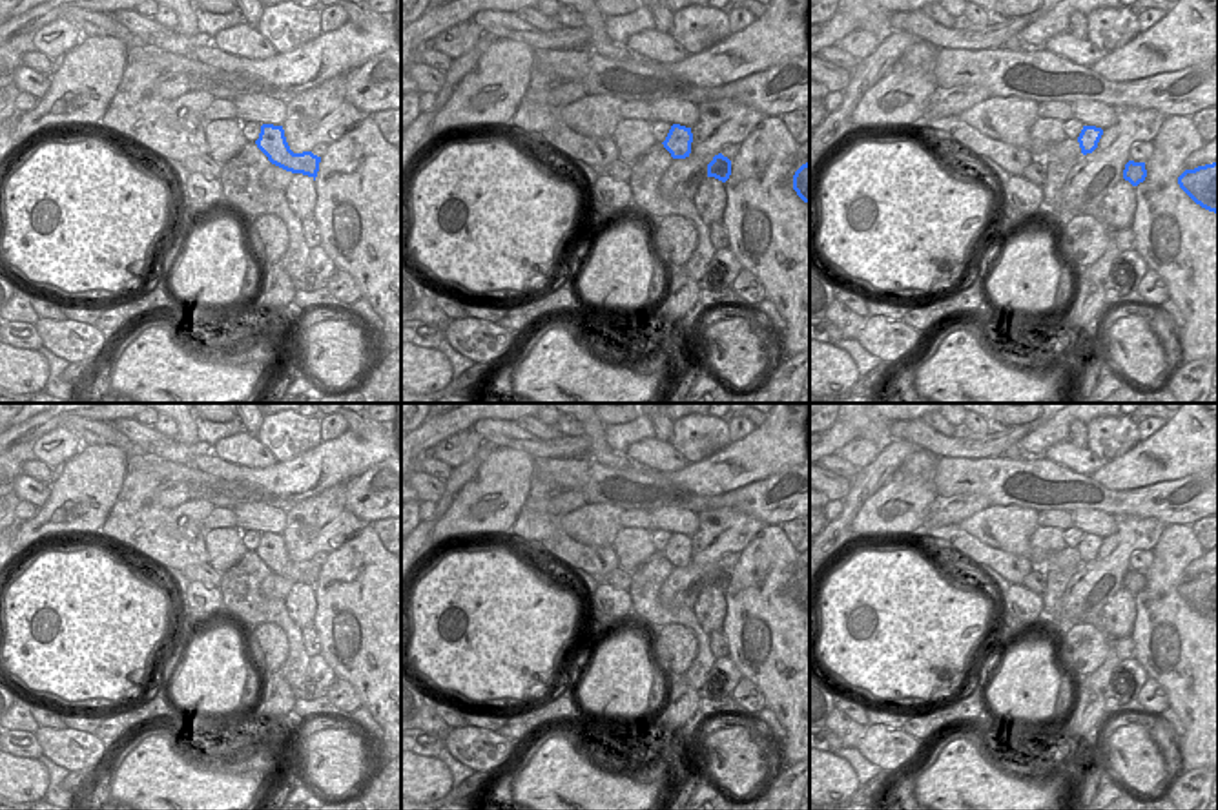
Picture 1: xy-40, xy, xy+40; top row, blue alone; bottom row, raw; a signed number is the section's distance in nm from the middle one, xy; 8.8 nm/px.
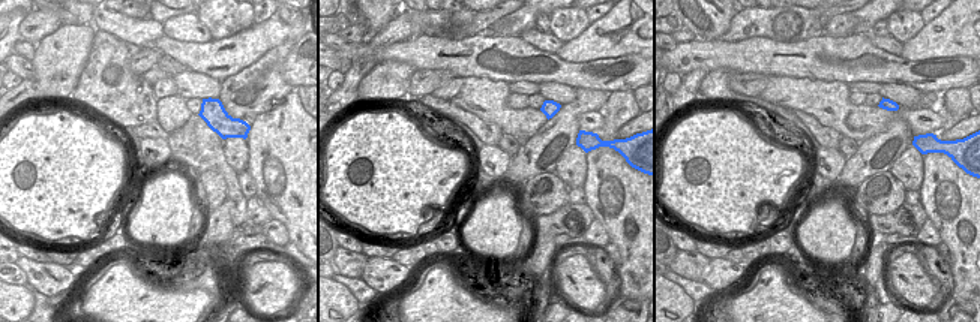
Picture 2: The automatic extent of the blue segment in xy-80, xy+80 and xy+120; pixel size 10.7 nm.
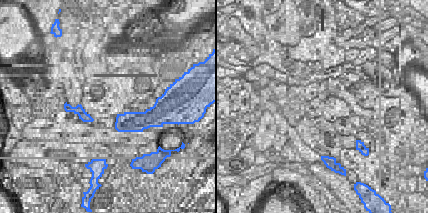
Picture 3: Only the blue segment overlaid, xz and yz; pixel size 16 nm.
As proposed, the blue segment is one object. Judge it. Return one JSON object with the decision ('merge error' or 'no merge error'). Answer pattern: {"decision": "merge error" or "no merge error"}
{"decision": "merge error"}

